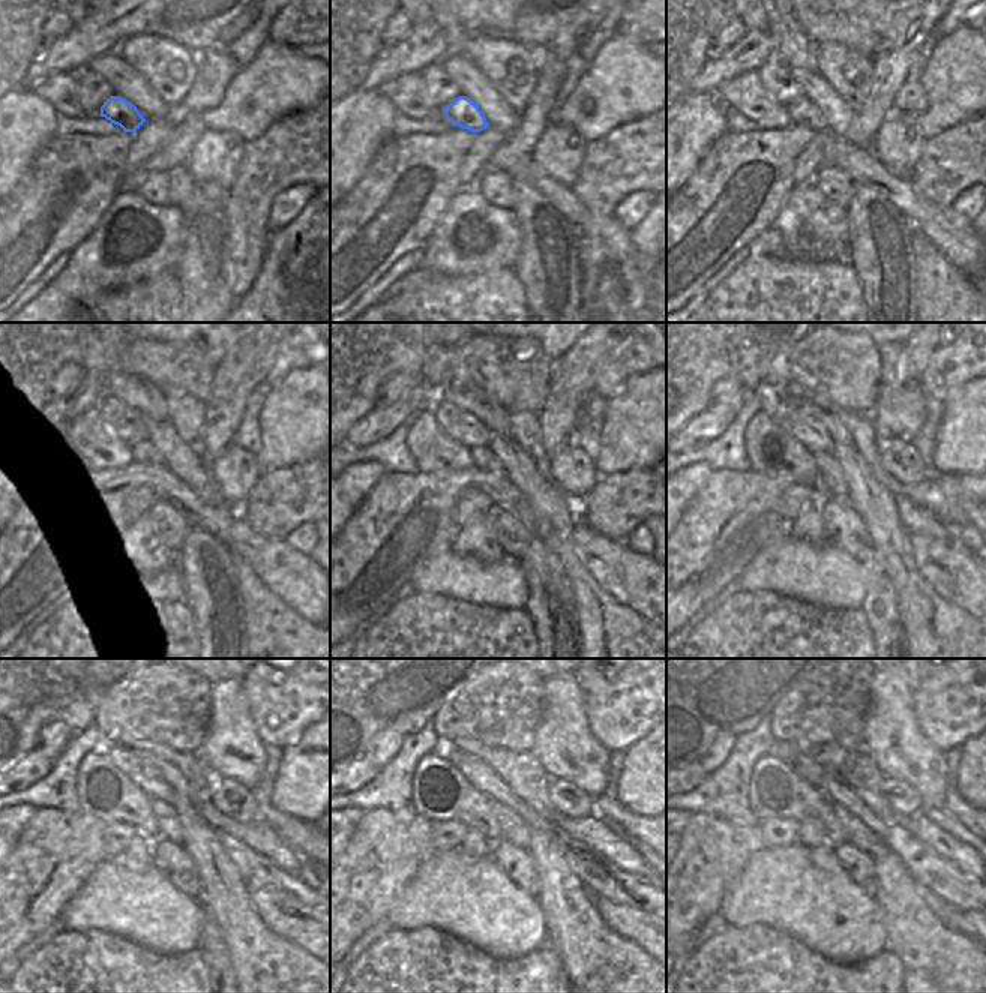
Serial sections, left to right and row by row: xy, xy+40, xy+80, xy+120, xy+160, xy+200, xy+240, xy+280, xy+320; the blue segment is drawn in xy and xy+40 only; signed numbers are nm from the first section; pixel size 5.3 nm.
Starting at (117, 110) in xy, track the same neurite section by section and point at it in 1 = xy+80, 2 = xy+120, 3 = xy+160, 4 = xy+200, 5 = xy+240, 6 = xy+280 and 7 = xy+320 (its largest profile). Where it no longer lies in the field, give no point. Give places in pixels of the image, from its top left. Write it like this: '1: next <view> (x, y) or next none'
1: next xy+80 (802, 113)
2: next xy+120 (144, 453)
3: next xy+160 (483, 458)
4: next xy+200 (832, 477)
5: next xy+240 (165, 813)
6: next xy+280 (502, 813)
7: next xy+320 (841, 813)

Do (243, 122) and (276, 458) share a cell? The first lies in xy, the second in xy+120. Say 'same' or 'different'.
same

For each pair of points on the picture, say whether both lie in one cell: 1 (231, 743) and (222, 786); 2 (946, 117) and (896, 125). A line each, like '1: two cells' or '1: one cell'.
1: two cells
2: two cells

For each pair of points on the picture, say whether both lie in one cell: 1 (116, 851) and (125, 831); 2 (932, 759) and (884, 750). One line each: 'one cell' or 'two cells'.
1: one cell
2: one cell

